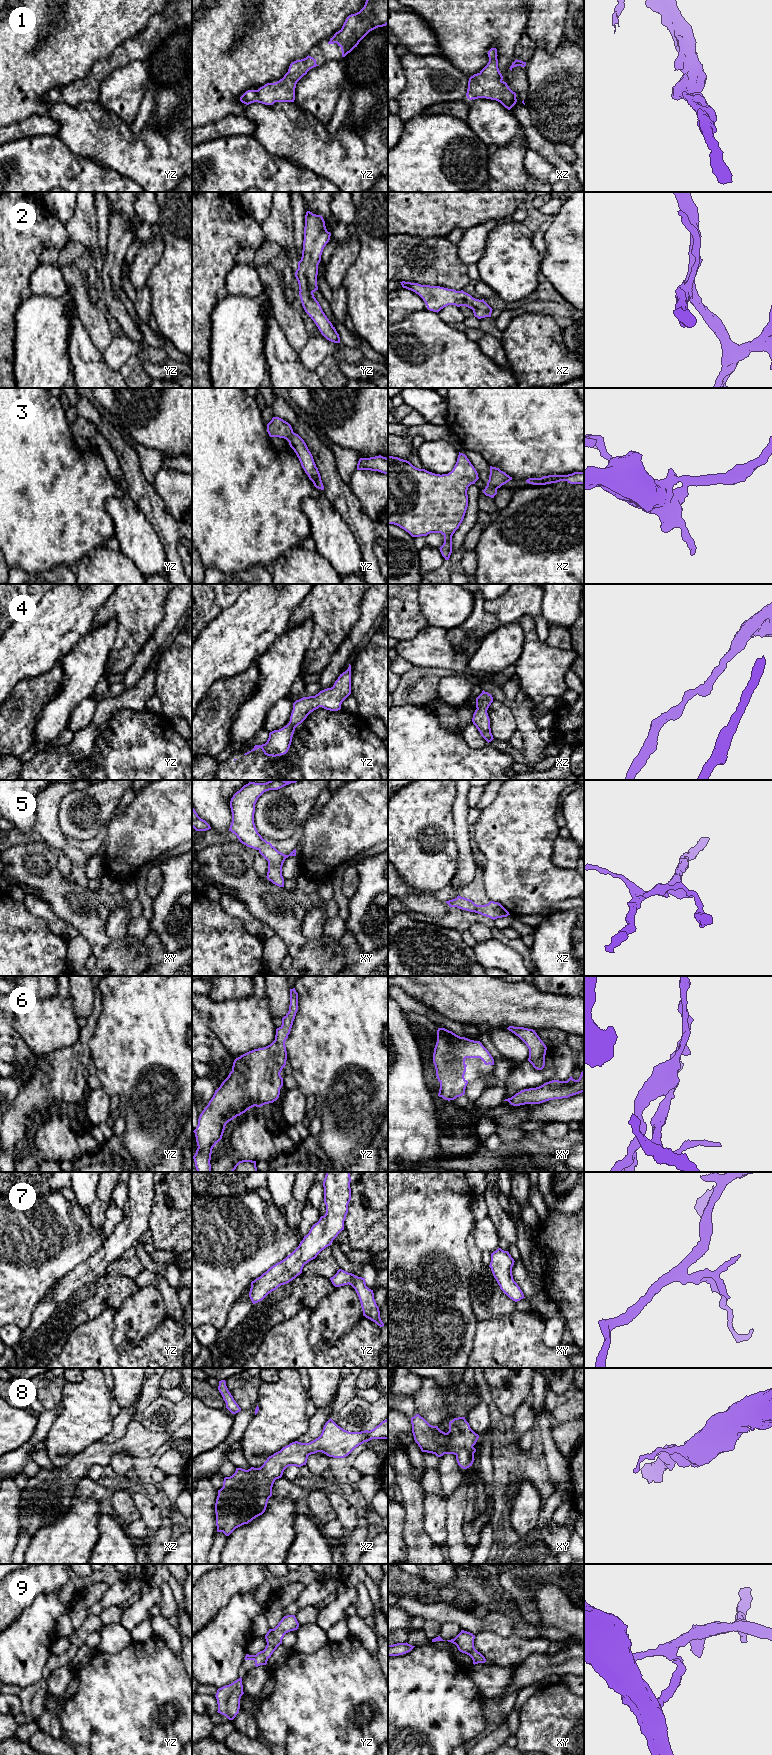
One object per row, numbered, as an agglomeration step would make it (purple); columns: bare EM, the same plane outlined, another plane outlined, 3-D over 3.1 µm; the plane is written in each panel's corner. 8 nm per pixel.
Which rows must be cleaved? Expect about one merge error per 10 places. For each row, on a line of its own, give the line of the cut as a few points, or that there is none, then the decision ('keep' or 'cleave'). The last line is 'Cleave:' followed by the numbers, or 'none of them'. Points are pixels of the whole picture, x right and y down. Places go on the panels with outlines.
1: no cut | keep
2: no cut | keep
3: no cut | keep
4: no cut | keep
5: no cut | keep
6: no cut | keep
7: no cut | keep
8: no cut | keep
9: no cut | keep
Cleave: none of them

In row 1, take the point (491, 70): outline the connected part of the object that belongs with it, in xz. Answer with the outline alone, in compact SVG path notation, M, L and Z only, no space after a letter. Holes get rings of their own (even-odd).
M491 48L487 54L489 62L479 73L469 78L466 96L469 100L496 100L510 110L517 102L516 93L503 81L498 68L497 49Z

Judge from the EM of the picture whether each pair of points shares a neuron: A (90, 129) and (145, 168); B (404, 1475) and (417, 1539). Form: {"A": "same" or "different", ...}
{"A": "same", "B": "same"}

